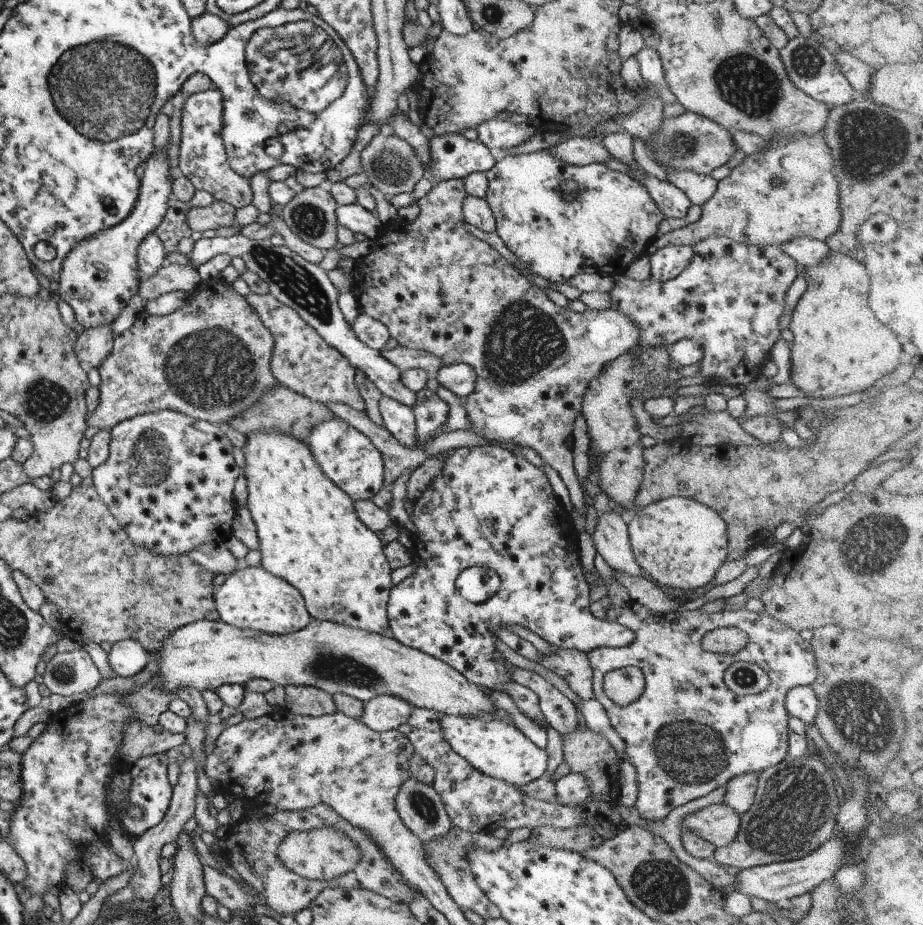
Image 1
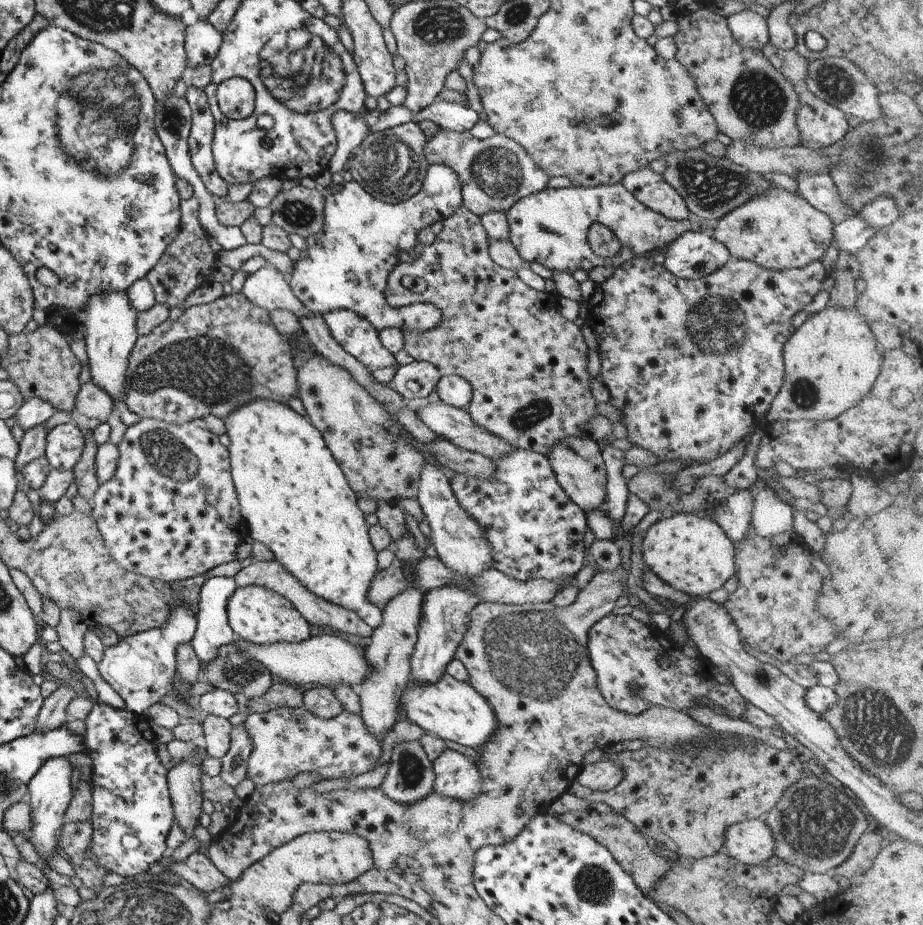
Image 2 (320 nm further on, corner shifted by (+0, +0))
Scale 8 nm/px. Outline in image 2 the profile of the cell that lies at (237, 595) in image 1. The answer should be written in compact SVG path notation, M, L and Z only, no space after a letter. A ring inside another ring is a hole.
M257 585L237 587L226 602L228 625L235 637L248 643L298 643L310 636L309 623L280 594Z

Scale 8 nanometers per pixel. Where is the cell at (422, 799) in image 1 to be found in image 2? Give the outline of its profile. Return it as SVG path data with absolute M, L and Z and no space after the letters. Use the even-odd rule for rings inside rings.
M415 739L392 746L387 771L379 787L387 798L411 804L433 791L433 781L432 762Z

